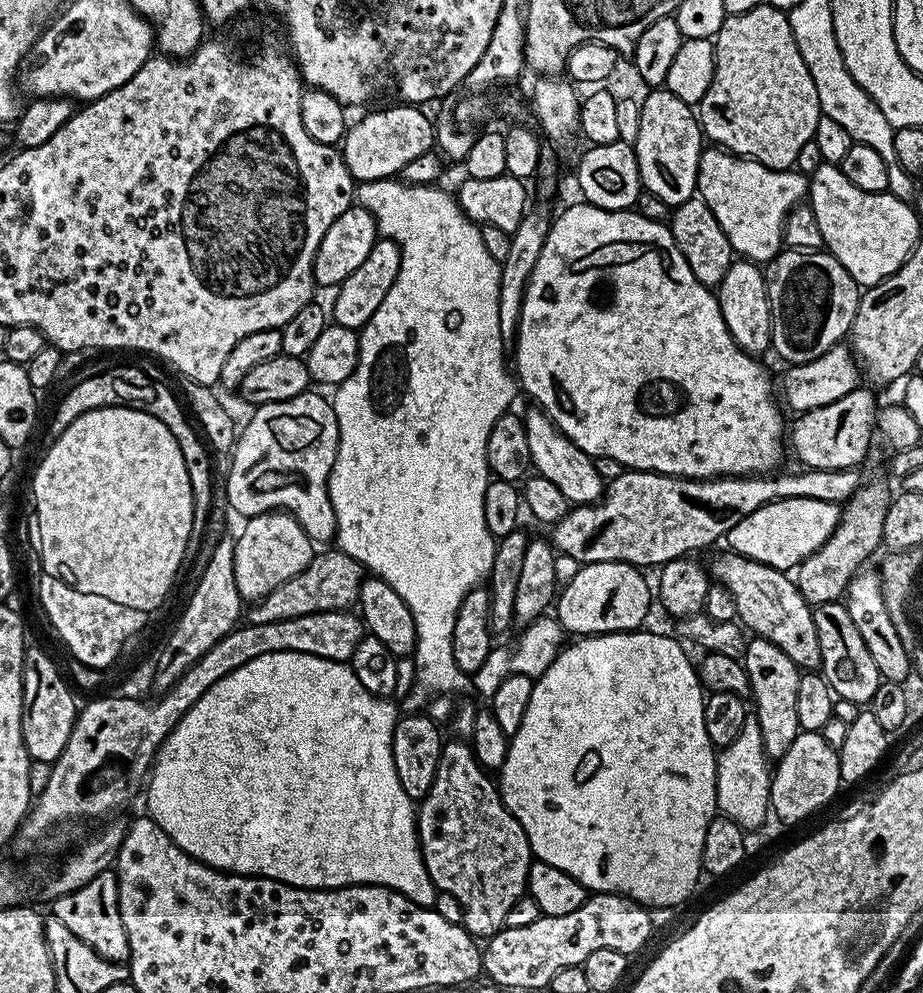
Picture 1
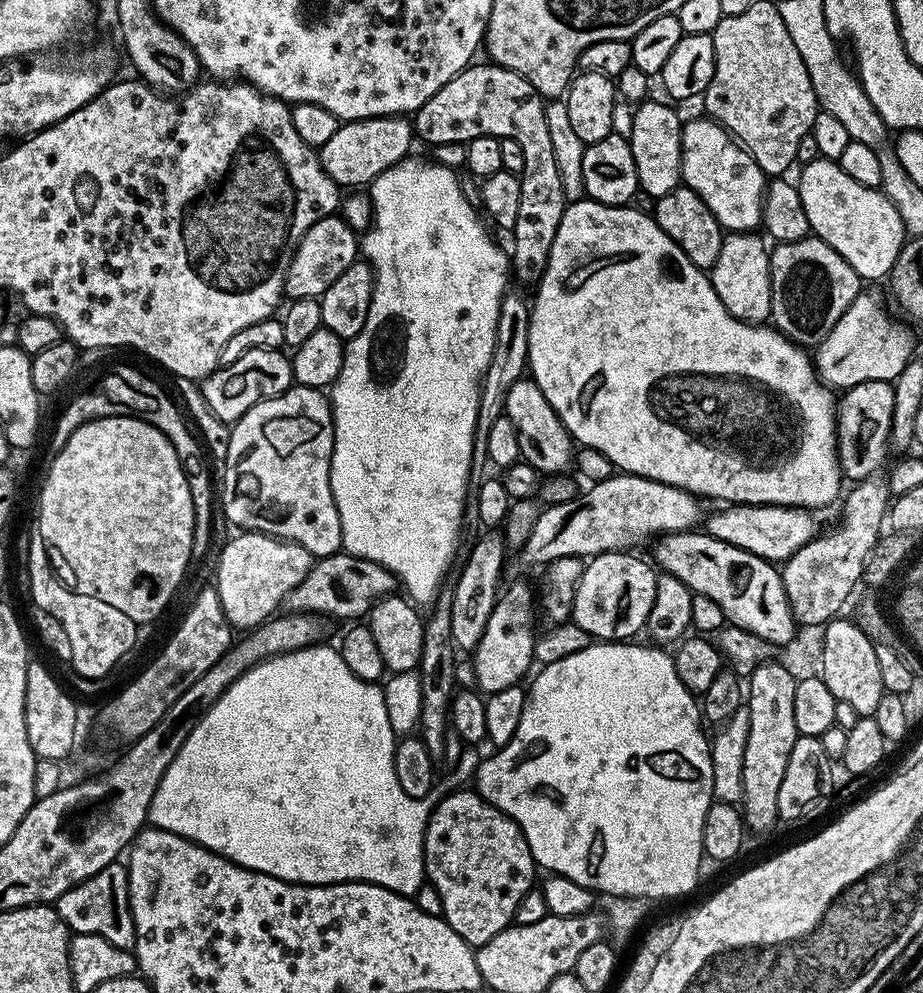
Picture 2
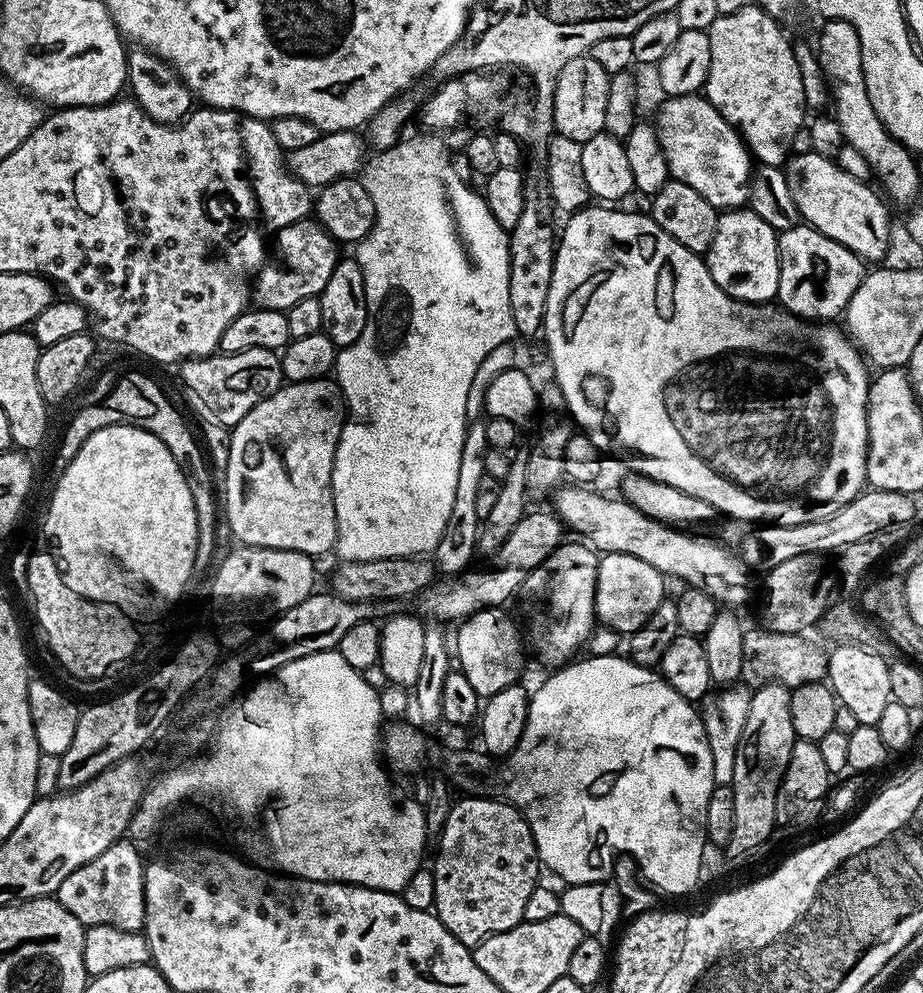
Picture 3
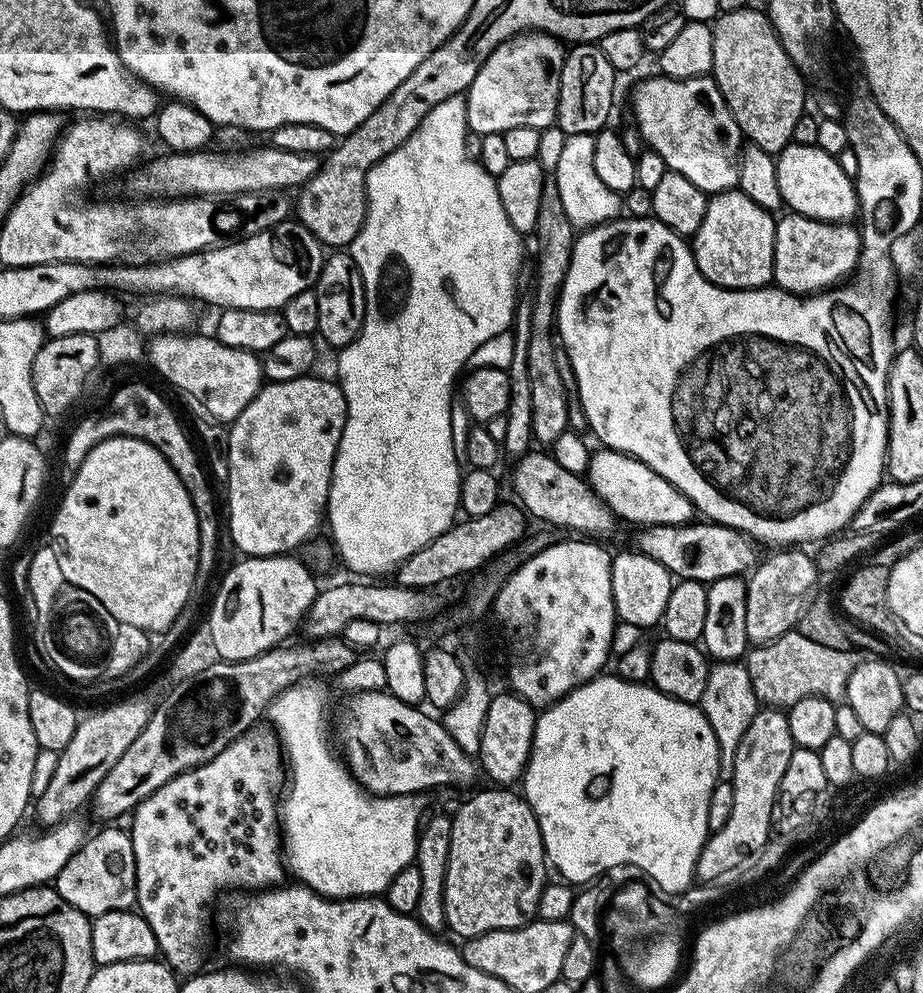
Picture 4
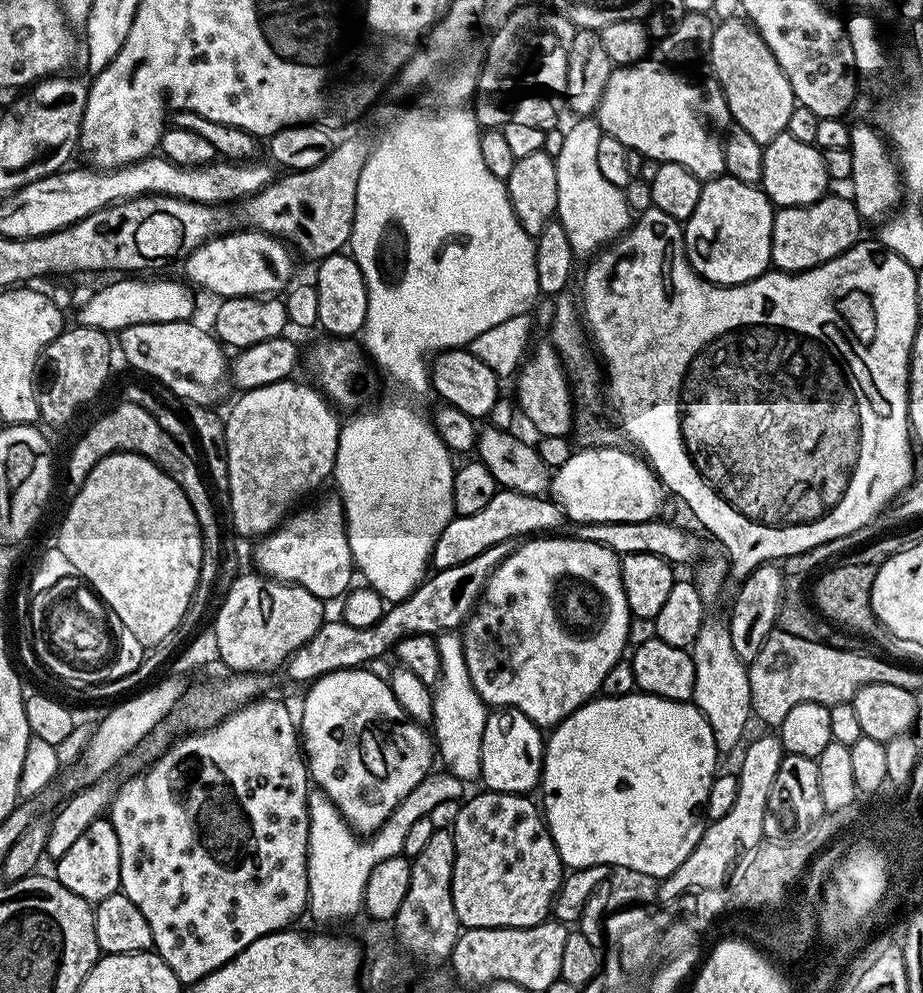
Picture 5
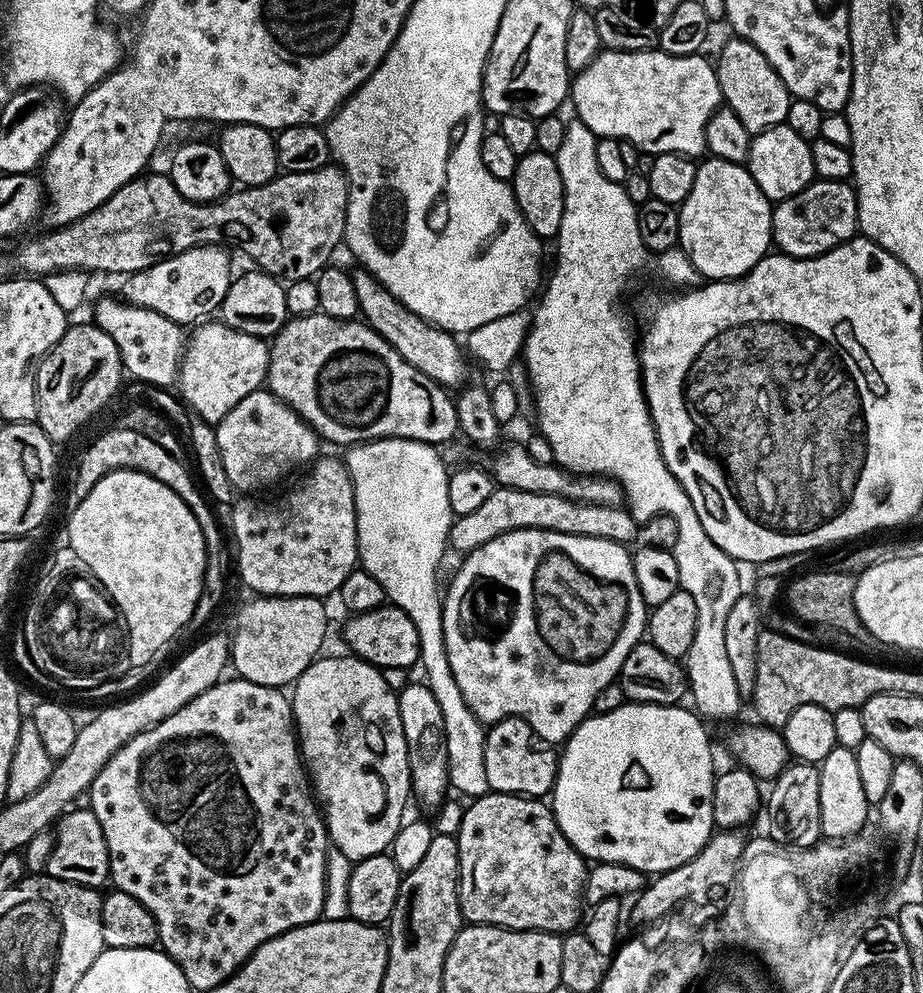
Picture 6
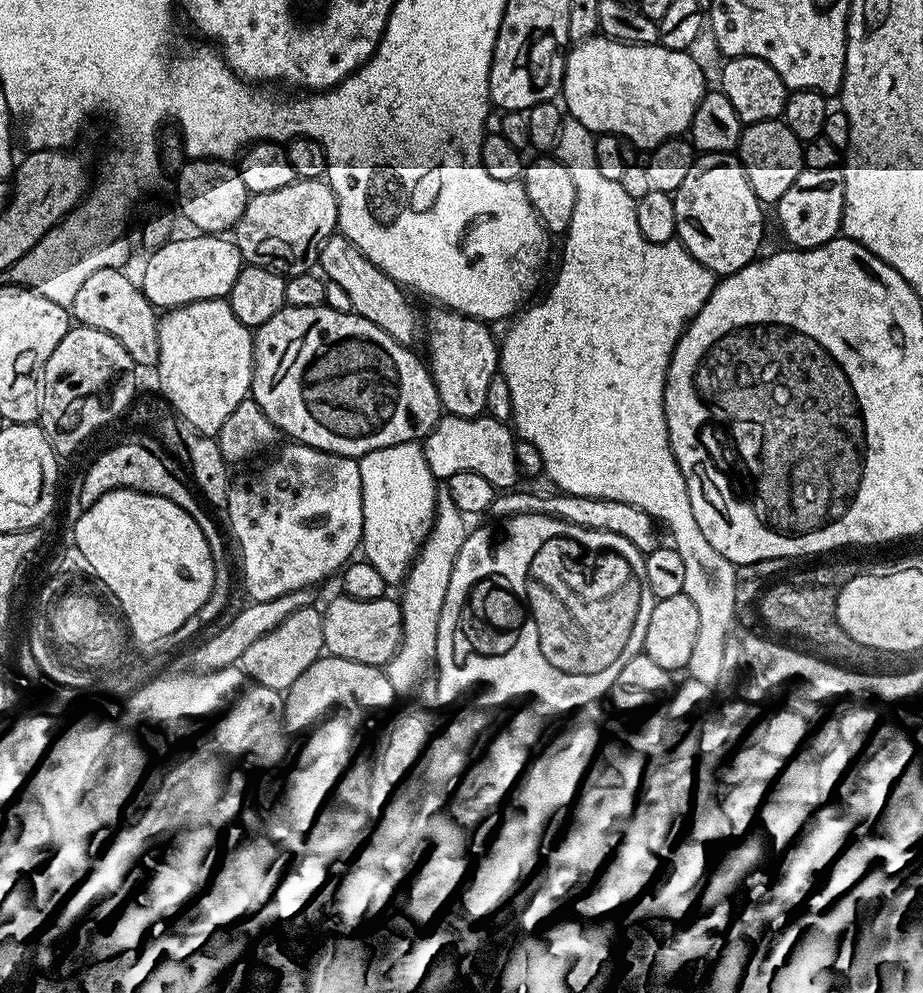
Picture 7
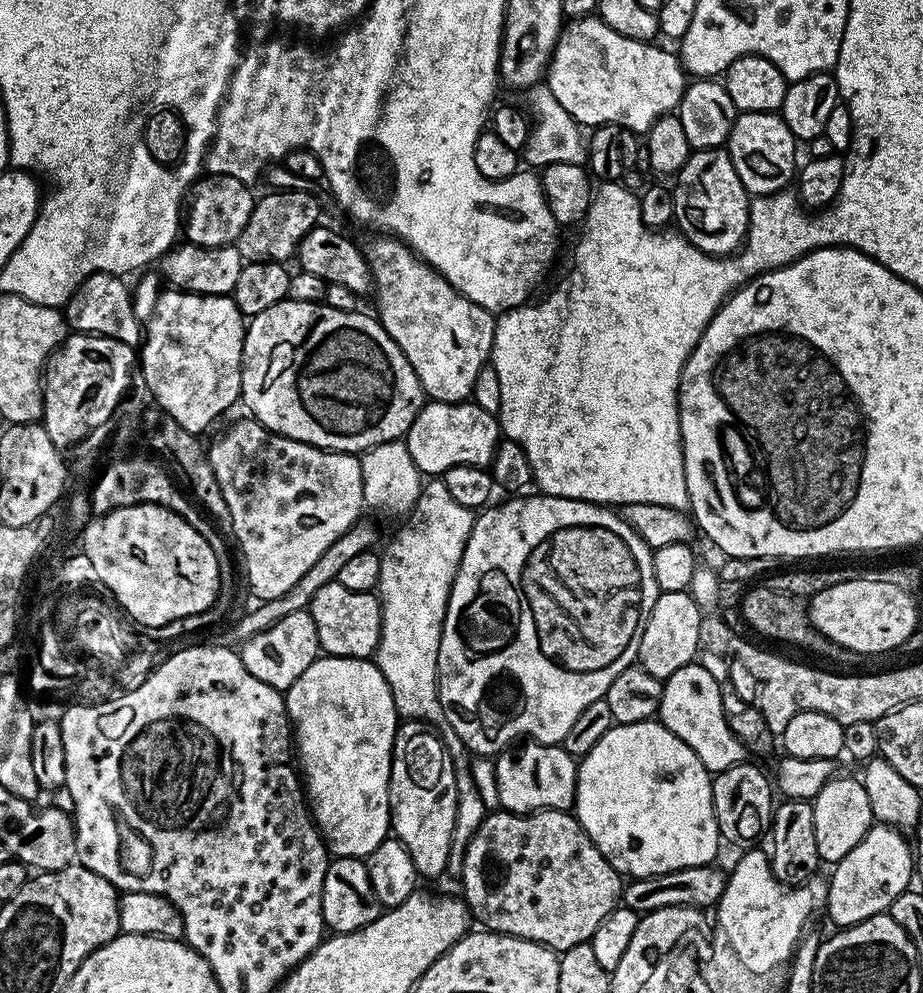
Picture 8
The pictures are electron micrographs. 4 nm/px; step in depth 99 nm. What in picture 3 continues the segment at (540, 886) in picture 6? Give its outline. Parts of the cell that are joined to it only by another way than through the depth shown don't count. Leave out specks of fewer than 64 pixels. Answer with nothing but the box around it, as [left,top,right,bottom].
[430,795,542,946]

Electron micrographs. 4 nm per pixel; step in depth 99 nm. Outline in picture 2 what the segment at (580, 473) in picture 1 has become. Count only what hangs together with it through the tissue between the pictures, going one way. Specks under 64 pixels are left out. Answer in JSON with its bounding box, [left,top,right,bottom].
[503,378,574,474]

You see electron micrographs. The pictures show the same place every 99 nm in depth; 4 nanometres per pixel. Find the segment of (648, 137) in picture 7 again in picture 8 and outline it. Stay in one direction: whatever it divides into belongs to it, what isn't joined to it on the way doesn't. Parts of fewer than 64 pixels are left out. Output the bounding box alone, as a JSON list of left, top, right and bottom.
[546,15,686,134]

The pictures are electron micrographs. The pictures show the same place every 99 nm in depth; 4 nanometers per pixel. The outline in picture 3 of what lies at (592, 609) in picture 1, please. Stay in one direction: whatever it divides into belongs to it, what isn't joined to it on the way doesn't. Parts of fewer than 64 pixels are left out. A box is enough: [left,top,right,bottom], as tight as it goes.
[594,553,666,634]

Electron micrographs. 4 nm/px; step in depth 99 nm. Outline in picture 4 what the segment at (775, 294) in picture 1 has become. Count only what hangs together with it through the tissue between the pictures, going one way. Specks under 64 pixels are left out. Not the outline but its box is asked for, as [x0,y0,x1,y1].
[772,215,861,296]

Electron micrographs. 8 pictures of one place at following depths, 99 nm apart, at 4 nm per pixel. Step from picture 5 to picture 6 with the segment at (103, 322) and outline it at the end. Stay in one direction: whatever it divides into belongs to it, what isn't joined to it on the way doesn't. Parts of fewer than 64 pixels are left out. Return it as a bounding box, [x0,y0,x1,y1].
[122,244,234,326]

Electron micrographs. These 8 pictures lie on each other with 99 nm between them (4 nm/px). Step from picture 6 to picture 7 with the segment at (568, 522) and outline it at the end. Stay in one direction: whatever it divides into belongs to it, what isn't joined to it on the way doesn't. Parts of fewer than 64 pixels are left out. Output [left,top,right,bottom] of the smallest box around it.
[491,491,662,554]

